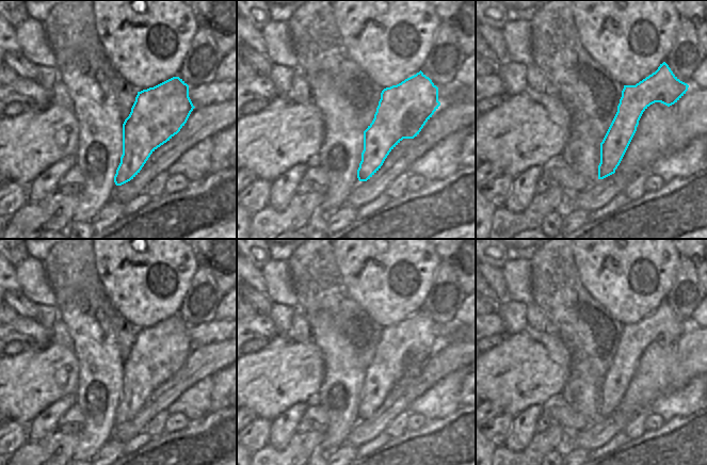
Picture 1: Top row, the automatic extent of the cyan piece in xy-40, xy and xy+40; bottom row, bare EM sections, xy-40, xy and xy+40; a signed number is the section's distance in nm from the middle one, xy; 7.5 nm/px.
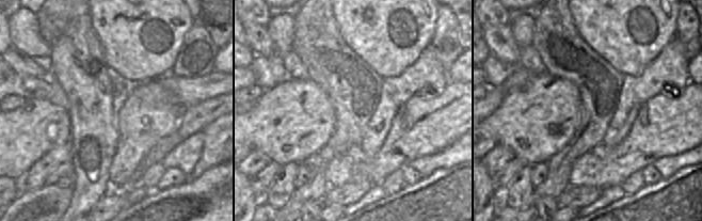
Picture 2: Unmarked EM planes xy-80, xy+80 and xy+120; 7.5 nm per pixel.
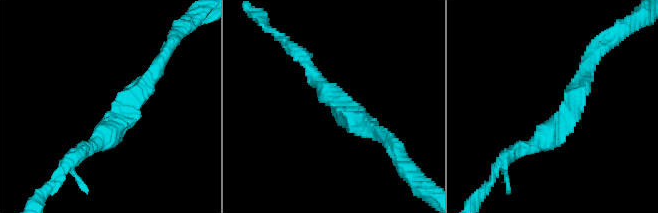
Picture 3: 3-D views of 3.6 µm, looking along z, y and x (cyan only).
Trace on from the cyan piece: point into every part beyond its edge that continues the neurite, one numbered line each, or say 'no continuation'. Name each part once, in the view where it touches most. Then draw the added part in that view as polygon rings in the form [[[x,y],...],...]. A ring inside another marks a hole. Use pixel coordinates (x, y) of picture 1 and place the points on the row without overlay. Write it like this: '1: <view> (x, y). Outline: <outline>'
no continuation

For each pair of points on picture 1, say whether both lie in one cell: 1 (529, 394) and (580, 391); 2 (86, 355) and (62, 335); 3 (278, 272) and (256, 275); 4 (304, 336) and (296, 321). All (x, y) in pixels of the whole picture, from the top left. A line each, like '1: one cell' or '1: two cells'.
1: two cells
2: two cells
3: two cells
4: one cell

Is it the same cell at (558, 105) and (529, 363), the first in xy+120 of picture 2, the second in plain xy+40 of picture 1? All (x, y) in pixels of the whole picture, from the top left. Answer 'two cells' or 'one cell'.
one cell

